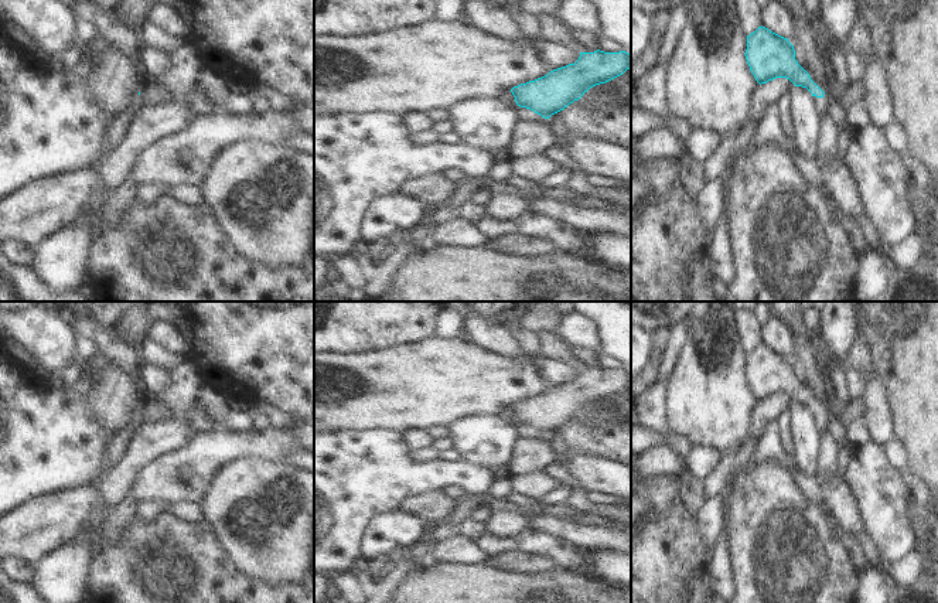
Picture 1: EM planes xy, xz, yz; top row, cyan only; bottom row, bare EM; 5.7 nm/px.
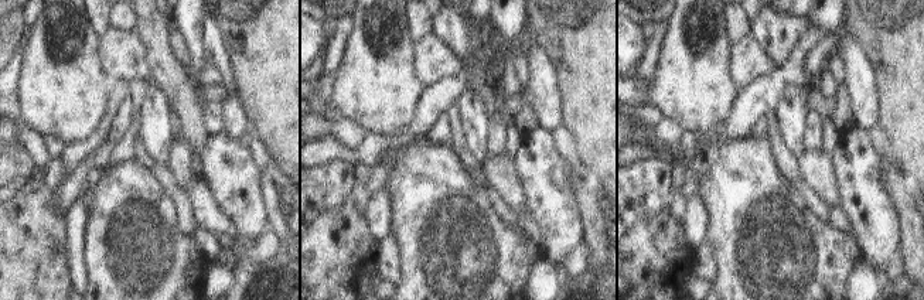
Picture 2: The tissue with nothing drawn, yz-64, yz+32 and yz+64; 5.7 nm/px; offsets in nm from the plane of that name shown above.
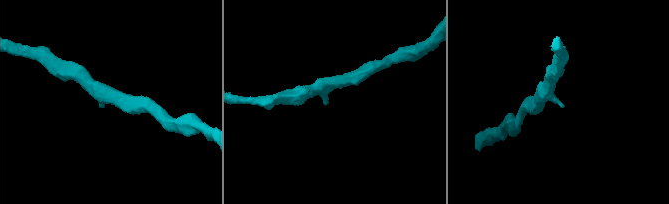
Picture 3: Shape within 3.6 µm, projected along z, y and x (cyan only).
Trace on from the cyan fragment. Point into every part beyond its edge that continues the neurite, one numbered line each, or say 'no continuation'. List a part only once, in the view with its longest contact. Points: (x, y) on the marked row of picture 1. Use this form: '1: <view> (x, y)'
1: yz (821, 104).

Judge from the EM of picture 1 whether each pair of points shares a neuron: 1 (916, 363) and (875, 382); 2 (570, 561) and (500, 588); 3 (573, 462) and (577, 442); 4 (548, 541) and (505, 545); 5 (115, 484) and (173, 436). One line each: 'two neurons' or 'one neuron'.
1: two neurons
2: two neurons
3: two neurons
4: one neuron
5: one neuron

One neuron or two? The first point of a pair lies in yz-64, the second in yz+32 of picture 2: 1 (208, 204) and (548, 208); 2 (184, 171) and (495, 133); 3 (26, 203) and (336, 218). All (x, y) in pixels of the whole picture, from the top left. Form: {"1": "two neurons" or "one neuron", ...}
{"1": "two neurons", "2": "one neuron", "3": "one neuron"}

